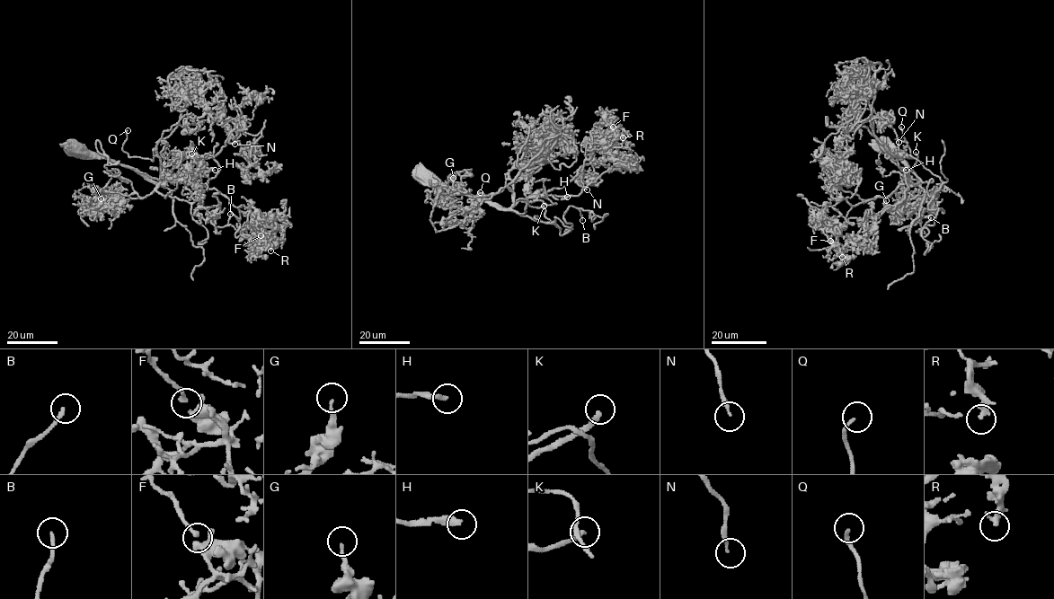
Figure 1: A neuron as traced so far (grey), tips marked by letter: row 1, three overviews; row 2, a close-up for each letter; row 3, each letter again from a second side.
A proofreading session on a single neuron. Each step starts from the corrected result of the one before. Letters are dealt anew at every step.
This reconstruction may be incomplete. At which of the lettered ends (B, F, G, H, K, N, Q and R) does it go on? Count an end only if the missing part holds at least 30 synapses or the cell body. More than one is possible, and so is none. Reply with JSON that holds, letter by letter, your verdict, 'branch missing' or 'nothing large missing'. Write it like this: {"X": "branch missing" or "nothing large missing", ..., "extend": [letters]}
{"B": "branch missing", "F": "nothing large missing", "G": "nothing large missing", "H": "branch missing", "K": "branch missing", "N": "nothing large missing", "Q": "branch missing", "R": "nothing large missing", "extend": ["B", "H", "K", "Q"]}

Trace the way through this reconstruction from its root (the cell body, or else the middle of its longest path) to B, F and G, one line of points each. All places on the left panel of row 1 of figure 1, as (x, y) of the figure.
B: (76, 149), (162, 181), (187, 179), (183, 194), (199, 193), (203, 207), (220, 207), (216, 226), (230, 214)
F: (76, 149), (154, 182), (193, 169), (229, 198), (238, 220), (241, 211), (254, 213), (261, 235)
G: (76, 149), (134, 168), (162, 183), (144, 198), (100, 191), (96, 198), (101, 207), (88, 215), (101, 198)

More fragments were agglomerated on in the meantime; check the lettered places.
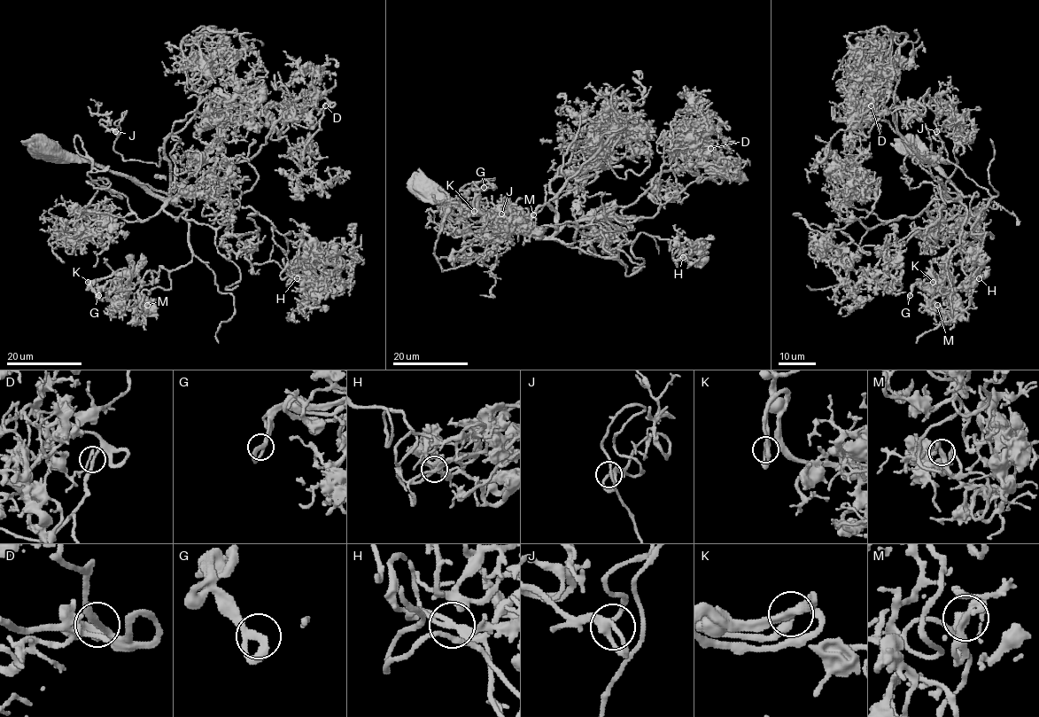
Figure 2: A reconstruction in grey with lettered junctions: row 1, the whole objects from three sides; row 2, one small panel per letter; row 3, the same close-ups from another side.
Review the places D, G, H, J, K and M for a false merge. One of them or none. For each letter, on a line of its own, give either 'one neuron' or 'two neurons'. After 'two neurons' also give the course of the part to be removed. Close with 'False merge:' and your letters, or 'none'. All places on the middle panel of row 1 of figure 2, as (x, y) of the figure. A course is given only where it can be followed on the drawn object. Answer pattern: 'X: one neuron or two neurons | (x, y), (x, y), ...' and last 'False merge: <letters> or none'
D: one neuron
G: one neuron
H: one neuron
J: one neuron
K: one neuron
M: one neuron
False merge: none

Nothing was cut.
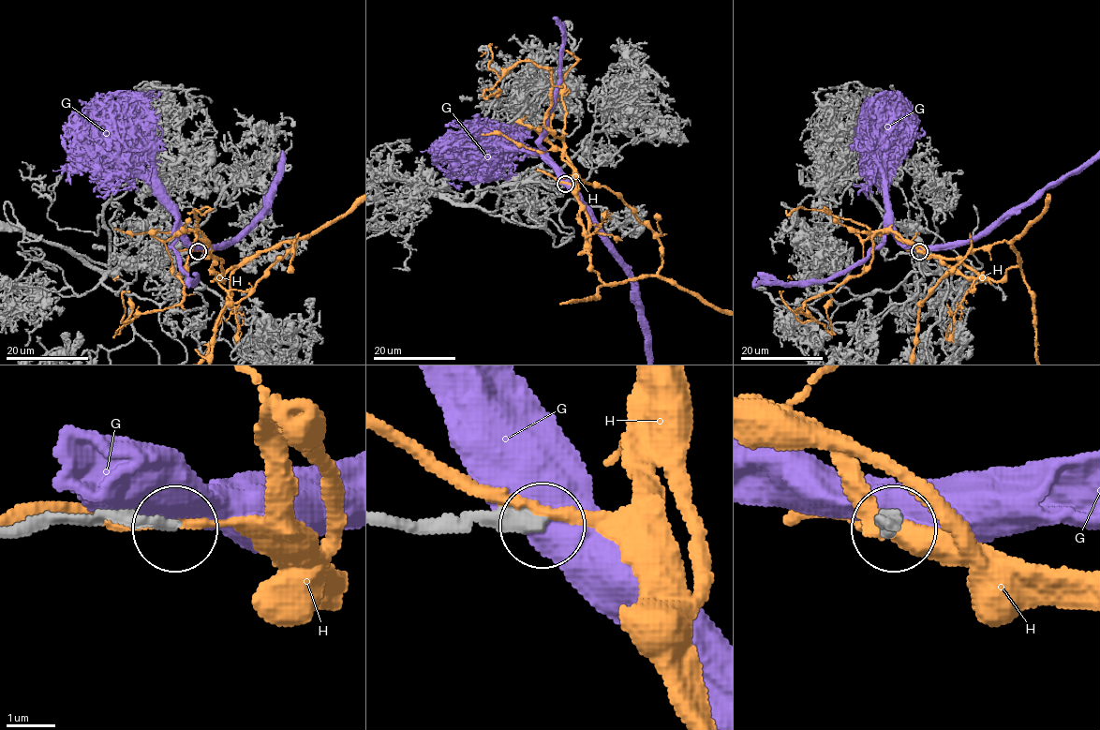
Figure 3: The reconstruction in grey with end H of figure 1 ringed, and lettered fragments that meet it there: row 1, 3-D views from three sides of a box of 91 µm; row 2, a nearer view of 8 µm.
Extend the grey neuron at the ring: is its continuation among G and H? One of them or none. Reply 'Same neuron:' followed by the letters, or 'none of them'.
Same neuron: none of them

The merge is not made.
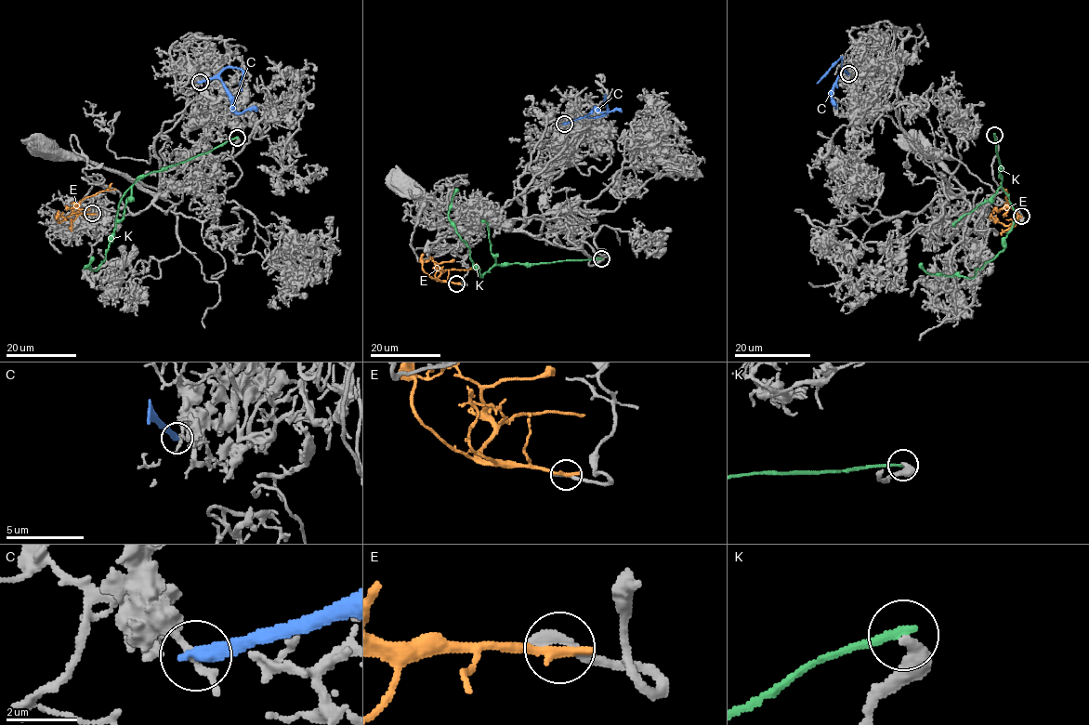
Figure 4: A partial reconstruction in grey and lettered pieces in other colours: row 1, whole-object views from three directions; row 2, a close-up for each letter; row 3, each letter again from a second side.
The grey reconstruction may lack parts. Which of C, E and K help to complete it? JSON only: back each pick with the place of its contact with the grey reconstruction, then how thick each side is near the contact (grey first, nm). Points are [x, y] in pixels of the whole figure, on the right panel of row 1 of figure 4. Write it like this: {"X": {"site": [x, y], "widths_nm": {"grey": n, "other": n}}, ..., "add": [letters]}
{"add": []}

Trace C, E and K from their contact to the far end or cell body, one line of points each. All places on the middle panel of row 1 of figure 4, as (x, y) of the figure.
C: (564, 123), (583, 117), (595, 108), (601, 112), (622, 111)
E: (457, 283), (439, 281), (438, 277), (450, 270), (479, 268)
K: (601, 258), (494, 265), (481, 277), (470, 258), (470, 248), (449, 218), (452, 198), (457, 190)

